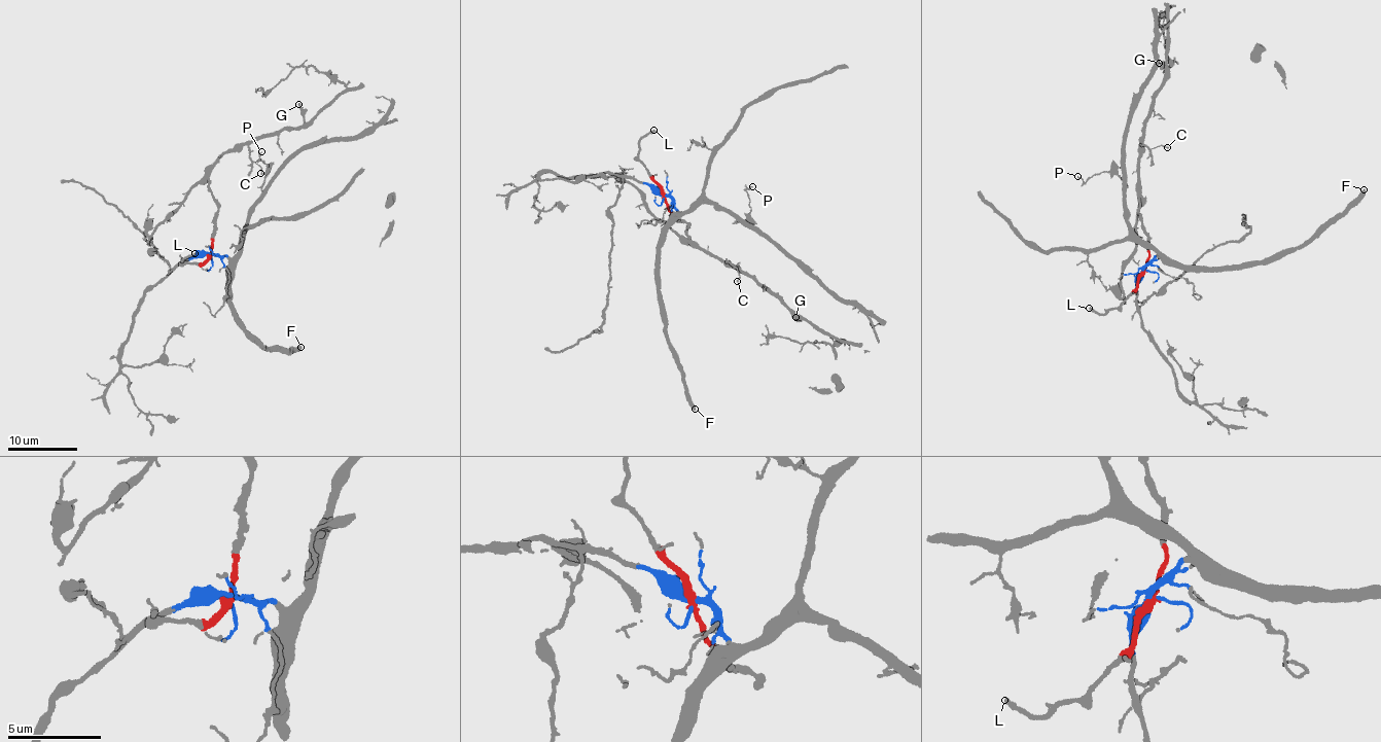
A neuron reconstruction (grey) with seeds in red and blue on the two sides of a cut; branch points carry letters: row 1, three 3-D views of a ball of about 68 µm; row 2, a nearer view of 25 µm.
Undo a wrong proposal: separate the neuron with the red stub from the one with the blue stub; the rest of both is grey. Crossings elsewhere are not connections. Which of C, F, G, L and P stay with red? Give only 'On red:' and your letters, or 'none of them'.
On red: C, G, L

